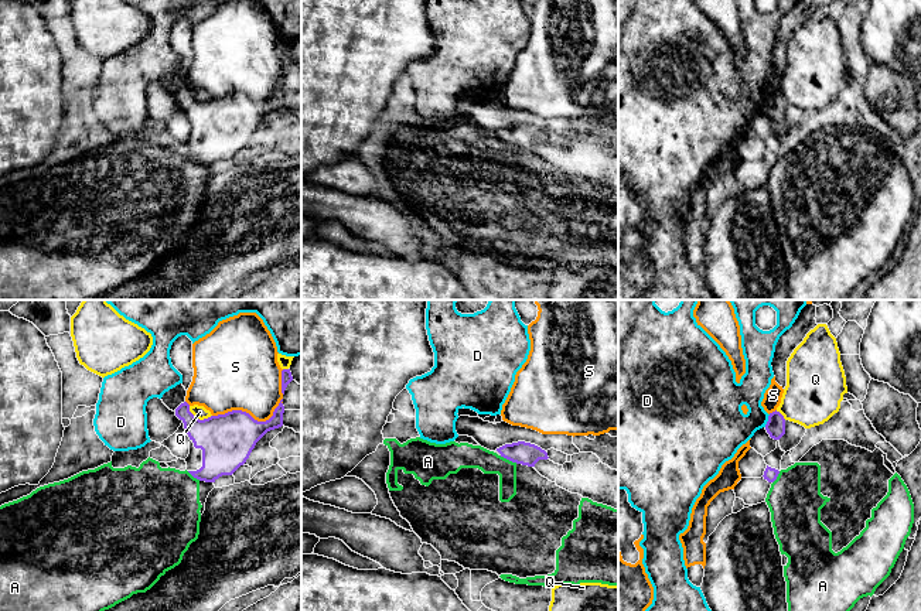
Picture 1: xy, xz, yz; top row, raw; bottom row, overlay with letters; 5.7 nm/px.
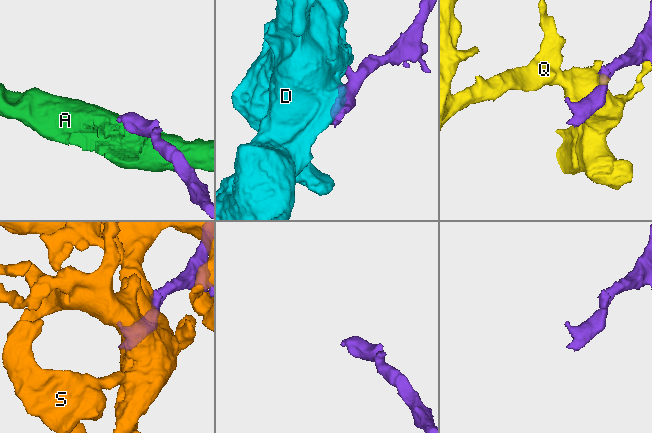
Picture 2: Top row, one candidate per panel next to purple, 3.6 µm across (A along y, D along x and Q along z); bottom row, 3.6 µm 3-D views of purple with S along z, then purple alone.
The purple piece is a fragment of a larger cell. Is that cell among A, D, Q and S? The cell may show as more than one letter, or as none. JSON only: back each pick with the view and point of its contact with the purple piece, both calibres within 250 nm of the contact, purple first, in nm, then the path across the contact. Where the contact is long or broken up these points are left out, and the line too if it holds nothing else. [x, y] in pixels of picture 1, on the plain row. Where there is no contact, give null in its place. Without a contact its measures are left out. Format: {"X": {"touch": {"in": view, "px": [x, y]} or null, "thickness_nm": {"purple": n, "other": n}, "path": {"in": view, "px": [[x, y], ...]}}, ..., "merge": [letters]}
{"merge": []}

